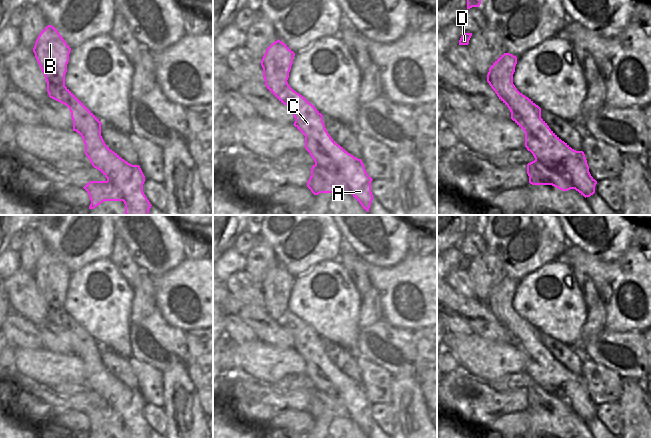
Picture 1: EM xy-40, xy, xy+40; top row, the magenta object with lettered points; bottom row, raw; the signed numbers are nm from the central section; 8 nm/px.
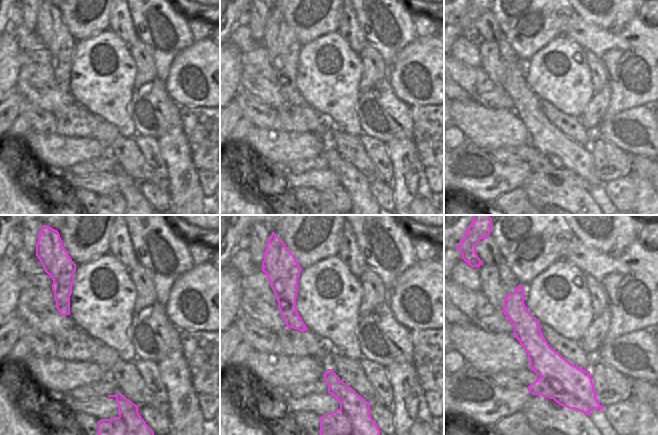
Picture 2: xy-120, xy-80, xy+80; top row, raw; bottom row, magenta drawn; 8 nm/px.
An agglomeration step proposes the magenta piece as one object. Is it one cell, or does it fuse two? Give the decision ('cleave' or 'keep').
cleave

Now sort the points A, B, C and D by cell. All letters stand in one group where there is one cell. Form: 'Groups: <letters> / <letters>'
Groups: A B C / D

